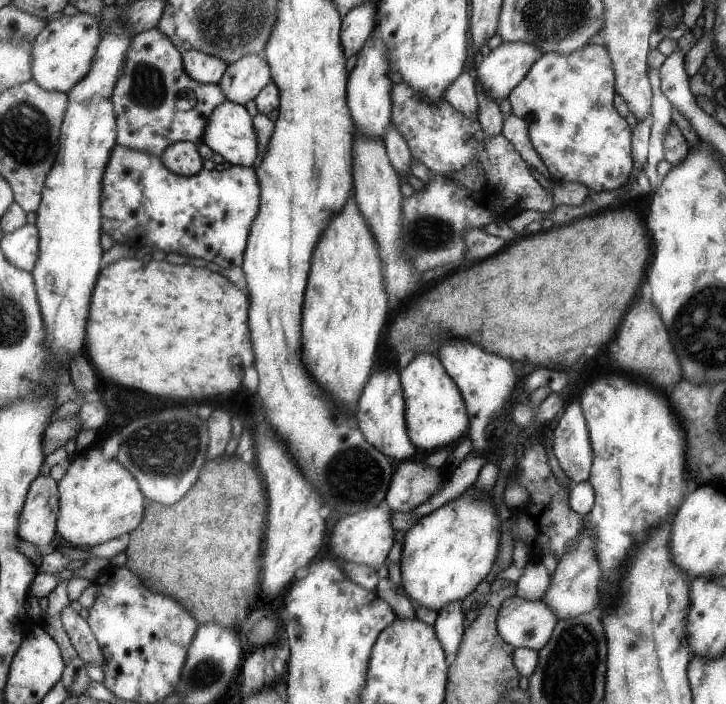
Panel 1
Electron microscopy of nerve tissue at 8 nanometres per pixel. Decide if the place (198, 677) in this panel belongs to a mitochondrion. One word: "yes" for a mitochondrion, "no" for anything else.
yes

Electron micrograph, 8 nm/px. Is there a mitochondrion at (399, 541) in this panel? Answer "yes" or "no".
no

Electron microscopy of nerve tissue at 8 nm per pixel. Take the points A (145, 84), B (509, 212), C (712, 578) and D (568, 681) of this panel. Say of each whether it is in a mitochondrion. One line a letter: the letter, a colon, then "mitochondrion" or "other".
A: mitochondrion
B: other
C: other
D: mitochondrion

